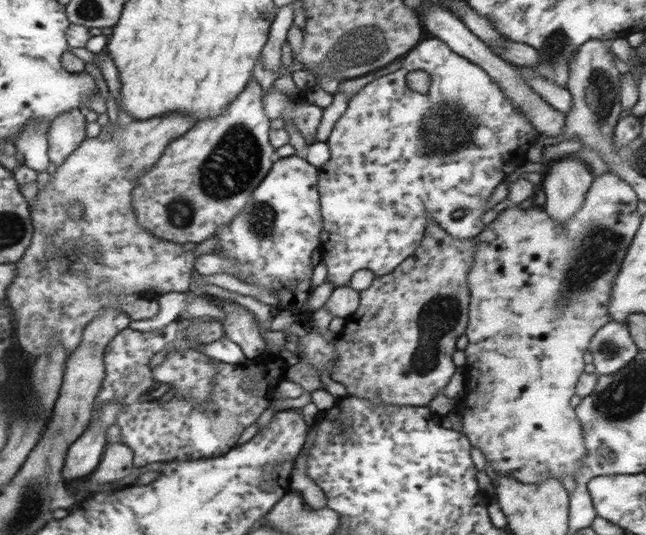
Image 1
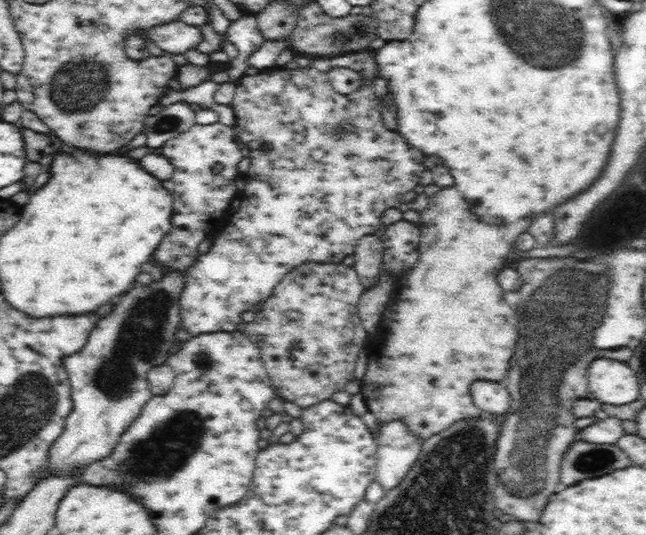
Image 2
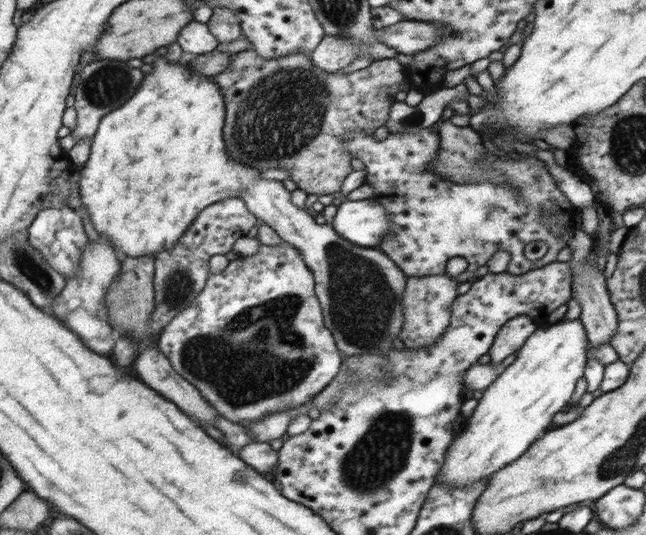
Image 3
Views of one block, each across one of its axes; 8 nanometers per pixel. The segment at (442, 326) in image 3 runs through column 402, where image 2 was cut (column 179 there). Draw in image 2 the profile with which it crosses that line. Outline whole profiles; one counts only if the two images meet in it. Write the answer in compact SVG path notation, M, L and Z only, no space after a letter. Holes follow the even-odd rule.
M368 50L356 51L352 54L335 56L334 58L315 58L311 60L307 67L299 69L284 69L274 66L269 69L259 70L257 74L244 74L238 79L236 94L231 107L236 115L235 125L240 128L238 137L242 139L245 147L250 150L249 158L252 161L245 174L241 175L246 186L242 190L244 192L244 200L242 200L242 206L238 208L238 212L232 216L230 224L218 234L218 238L214 236L211 249L206 254L201 254L200 258L197 258L192 263L192 266L189 266L187 284L183 286L183 292L179 300L182 310L180 318L184 326L180 326L179 332L175 334L177 342L185 342L190 338L194 338L194 336L198 336L198 334L234 331L236 325L241 322L240 314L248 310L248 304L259 304L265 301L272 294L274 286L283 280L284 274L288 274L292 268L302 263L310 261L341 263L346 256L354 254L356 244L360 238L366 235L377 234L383 229L384 226L381 224L382 213L387 208L398 208L401 203L401 195L418 186L420 174L427 170L426 166L422 164L426 154L422 154L420 150L412 148L398 130L388 130L383 124L382 114L379 110L382 101L376 98L373 92L373 75L376 74L376 70L374 53ZM336 67L344 67L352 70L352 72L359 72L363 74L363 78L366 78L367 81L355 93L339 94L333 90L327 79L328 72ZM264 144L268 144L268 150L263 148ZM258 184L266 184L268 188L260 188Z

